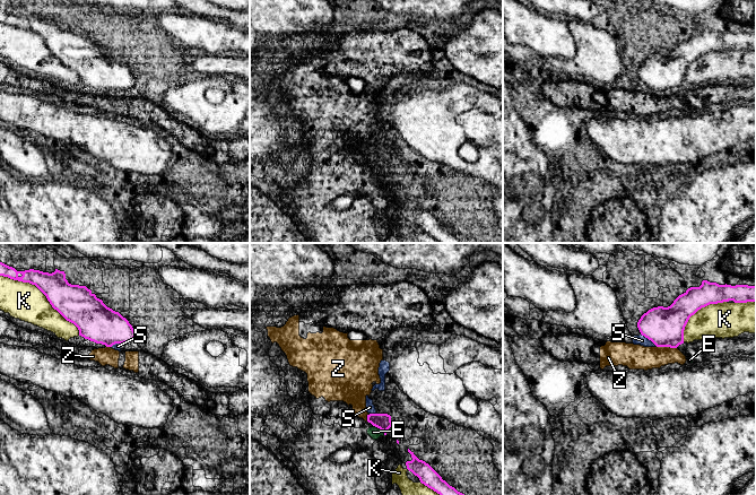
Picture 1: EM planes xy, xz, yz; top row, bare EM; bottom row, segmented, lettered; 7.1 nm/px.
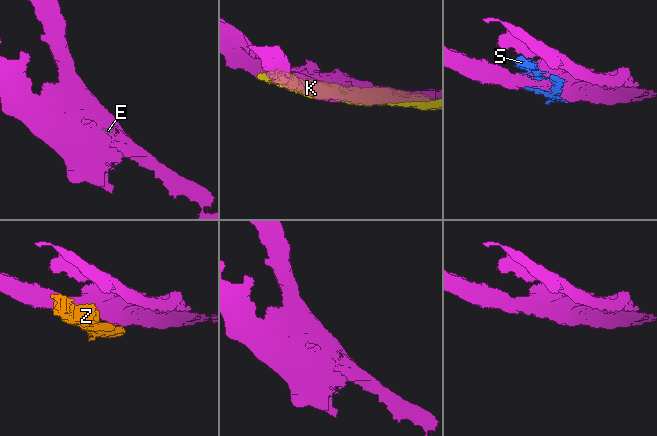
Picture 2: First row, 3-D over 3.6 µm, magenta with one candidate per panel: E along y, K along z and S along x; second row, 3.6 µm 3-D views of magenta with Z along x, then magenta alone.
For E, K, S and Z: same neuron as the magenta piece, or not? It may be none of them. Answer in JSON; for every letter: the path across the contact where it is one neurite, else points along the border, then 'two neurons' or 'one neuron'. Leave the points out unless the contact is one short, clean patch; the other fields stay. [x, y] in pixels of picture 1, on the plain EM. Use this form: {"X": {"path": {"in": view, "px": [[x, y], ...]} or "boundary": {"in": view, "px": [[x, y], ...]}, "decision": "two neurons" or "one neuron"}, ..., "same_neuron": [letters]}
{"E": {"boundary": {"in": "xz", "px": [[380, 175], [384, 181]]}, "decision": "two neurons"}, "K": {"decision": "two neurons"}, "S": {"decision": "two neurons"}, "Z": {"boundary": {"in": "yz", "px": [[657, 93], [676, 95]]}, "decision": "two neurons"}, "same_neuron": []}

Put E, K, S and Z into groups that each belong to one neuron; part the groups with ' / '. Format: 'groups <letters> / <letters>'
groups E Z / K S

